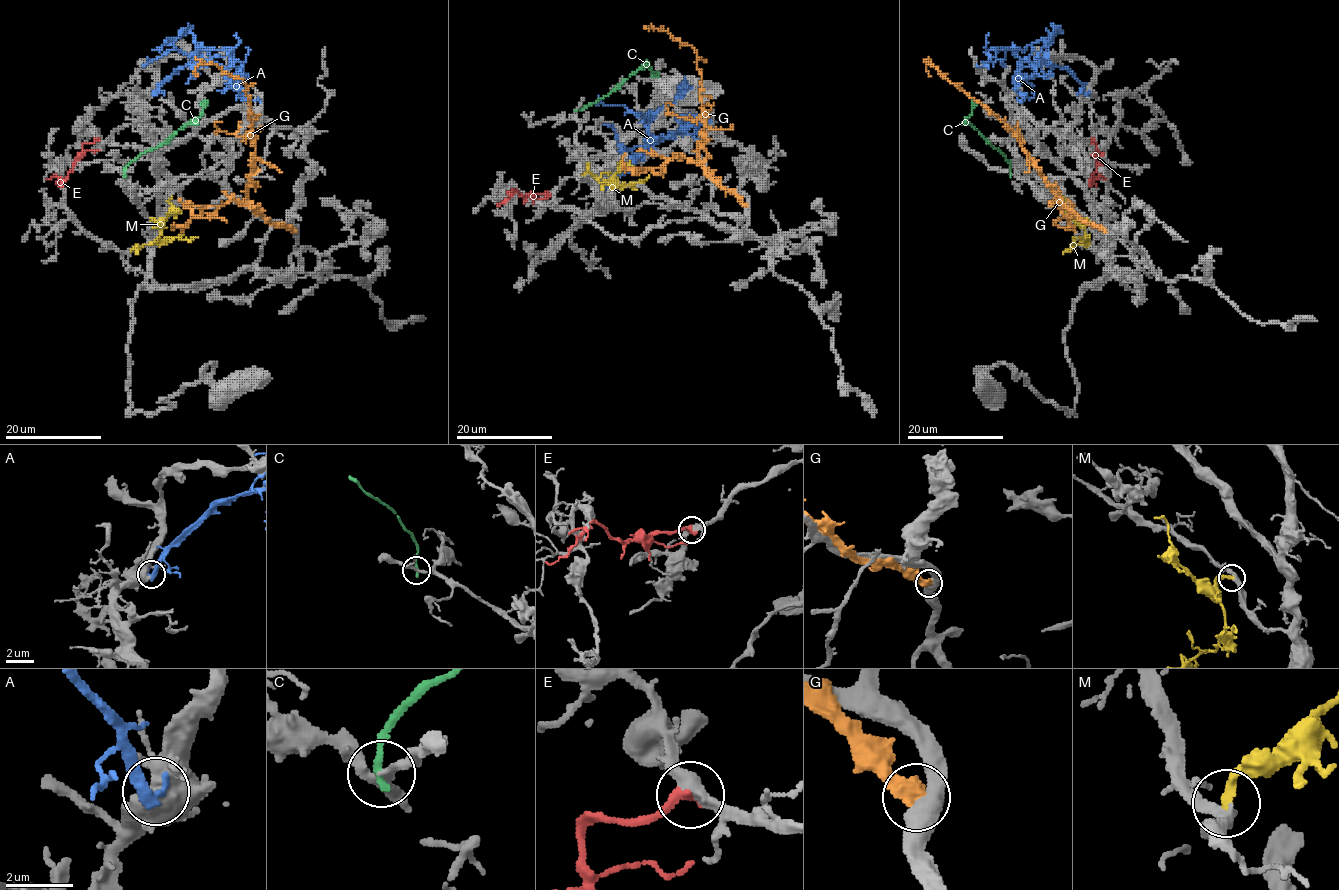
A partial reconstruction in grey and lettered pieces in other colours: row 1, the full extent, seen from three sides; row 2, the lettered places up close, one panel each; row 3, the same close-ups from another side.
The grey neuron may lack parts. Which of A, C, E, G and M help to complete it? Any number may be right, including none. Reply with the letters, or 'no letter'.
M

